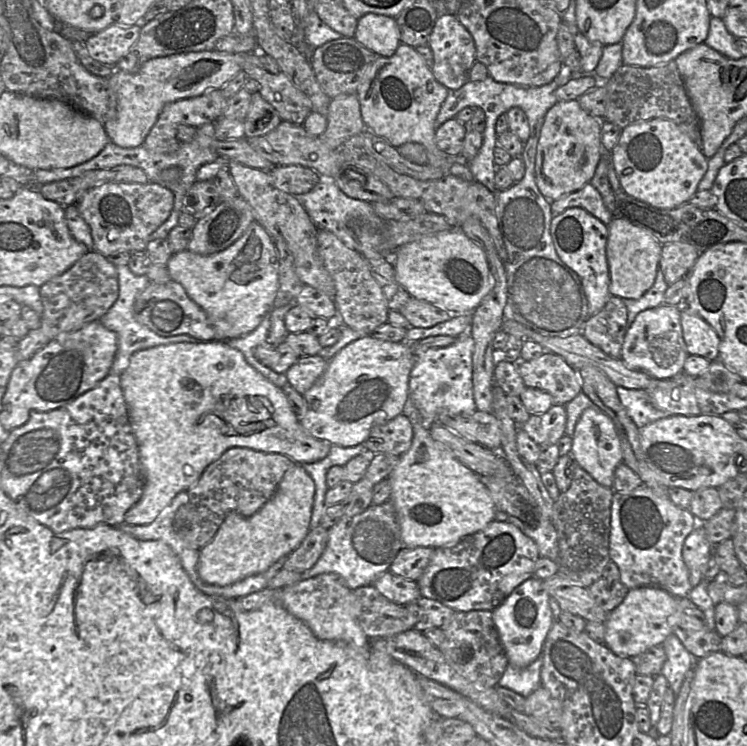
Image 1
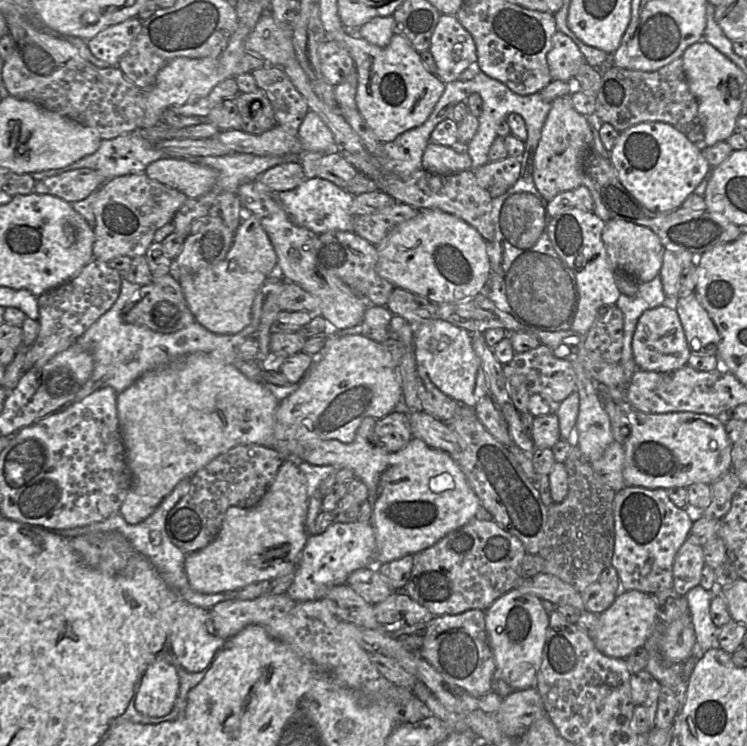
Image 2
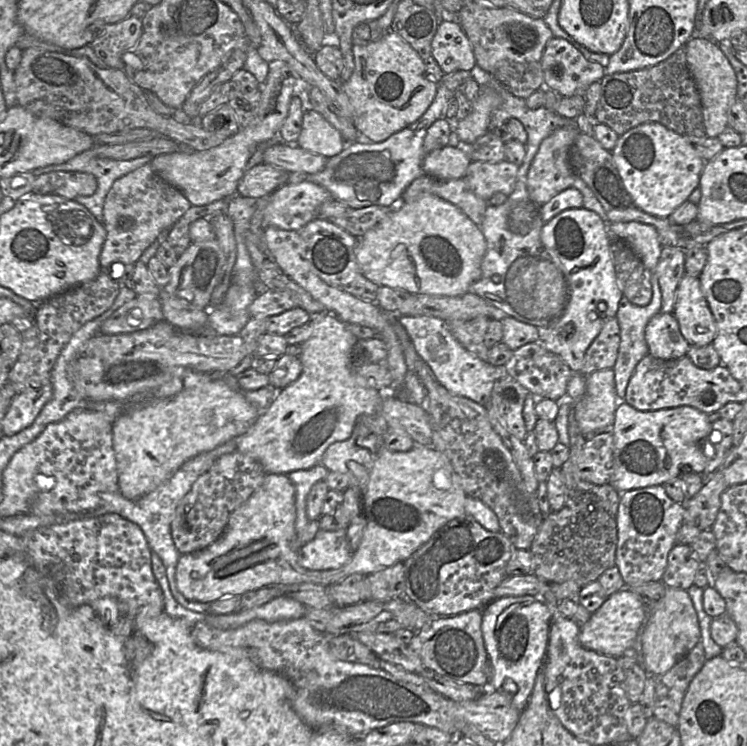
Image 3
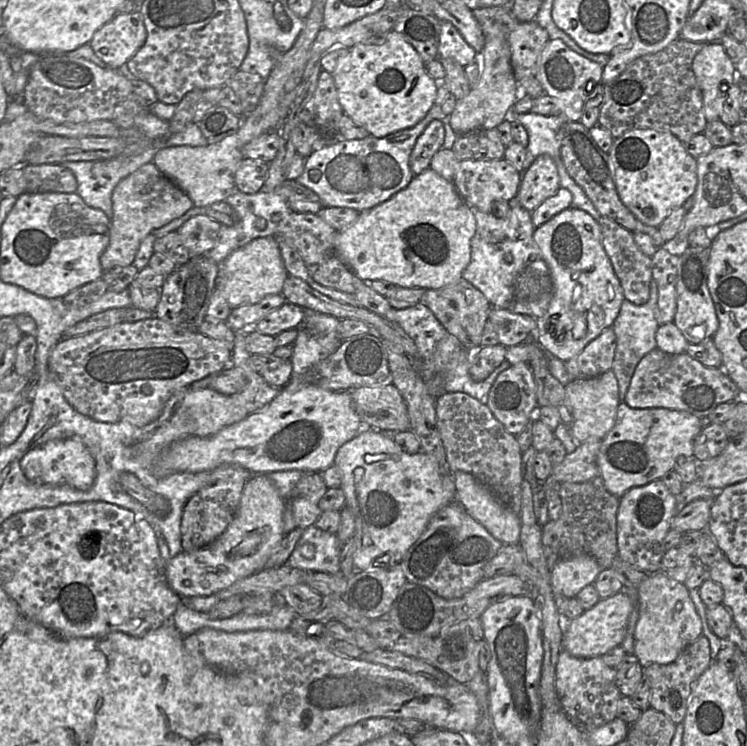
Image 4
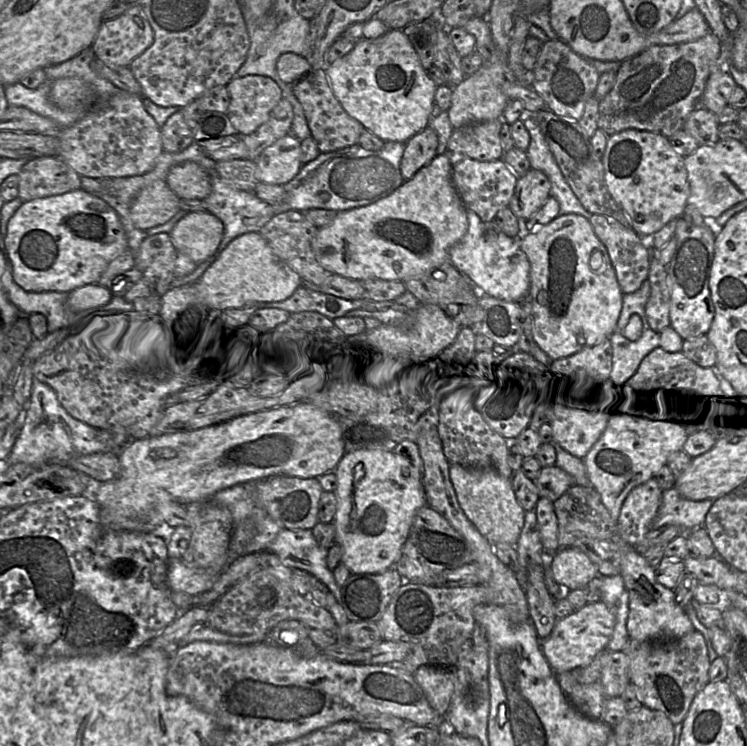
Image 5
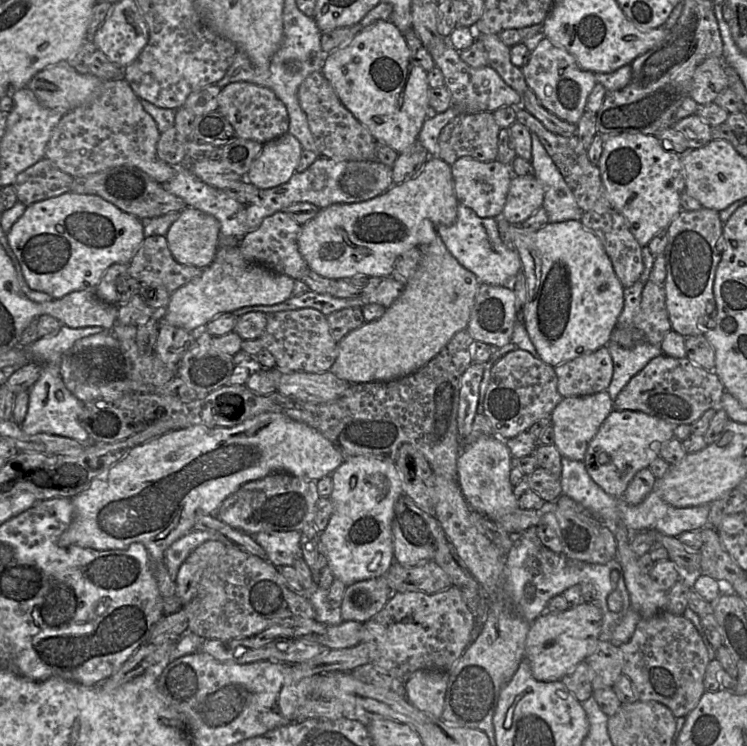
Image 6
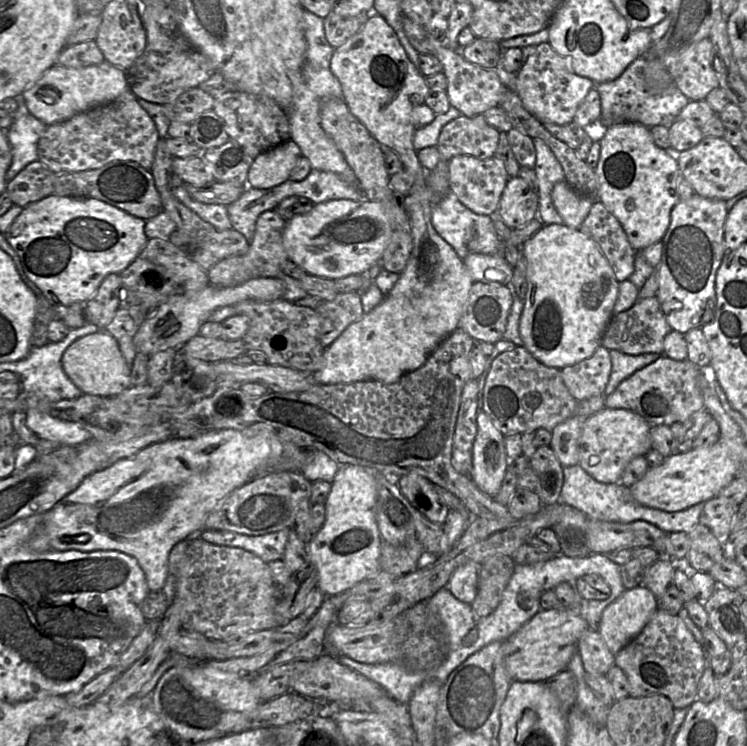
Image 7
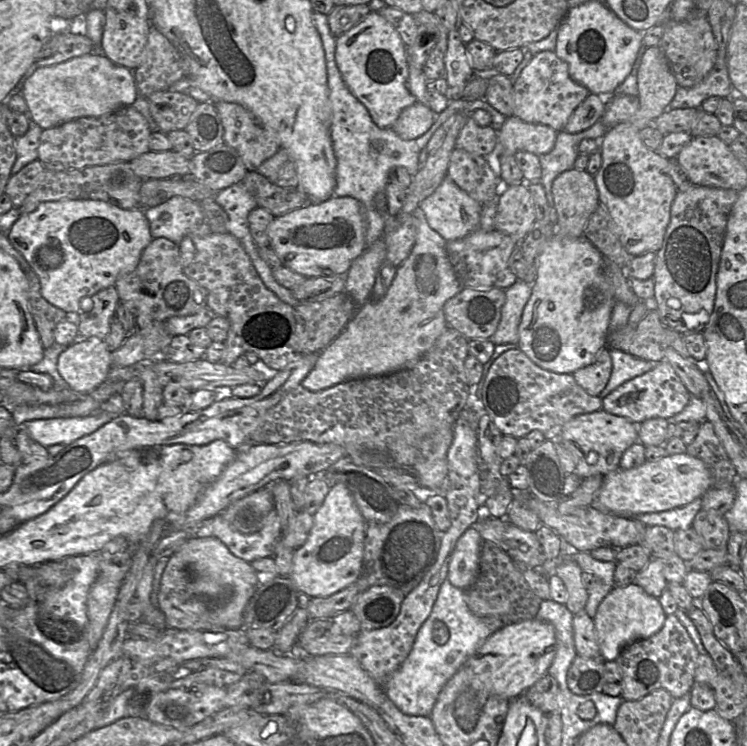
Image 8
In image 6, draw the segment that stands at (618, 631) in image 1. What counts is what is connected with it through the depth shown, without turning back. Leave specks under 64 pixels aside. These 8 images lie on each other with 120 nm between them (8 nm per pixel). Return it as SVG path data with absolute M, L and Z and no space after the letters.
M580 603L576 607L559 613L544 612L535 619L527 634L525 657L529 663L532 676L541 682L558 681L572 671L578 664L585 661L596 649L602 630L602 612L595 604Z

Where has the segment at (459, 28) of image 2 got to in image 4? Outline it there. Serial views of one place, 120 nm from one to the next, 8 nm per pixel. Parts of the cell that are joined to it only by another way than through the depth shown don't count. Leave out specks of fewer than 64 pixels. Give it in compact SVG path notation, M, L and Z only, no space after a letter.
M442 22L437 59L452 58L465 67L476 61L476 54L452 23Z

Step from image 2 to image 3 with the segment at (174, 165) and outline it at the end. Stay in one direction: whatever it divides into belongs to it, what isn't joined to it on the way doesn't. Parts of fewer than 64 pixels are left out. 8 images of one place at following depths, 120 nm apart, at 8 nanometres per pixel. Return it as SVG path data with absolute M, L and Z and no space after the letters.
M284 61L269 63L269 74L261 85L261 99L257 114L246 126L226 138L220 145L204 151L176 151L155 156L151 167L163 180L179 189L193 206L206 205L237 192L247 162L256 148L269 139L281 140L279 130L284 123L294 97L297 75Z

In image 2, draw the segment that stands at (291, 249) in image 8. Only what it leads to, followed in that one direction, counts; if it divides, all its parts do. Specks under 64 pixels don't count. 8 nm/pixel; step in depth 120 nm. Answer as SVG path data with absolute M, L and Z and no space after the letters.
M421 210L416 217L397 226L375 246L379 276L395 288L407 290L436 304L457 303L483 293L490 277L488 242L467 222L440 210Z

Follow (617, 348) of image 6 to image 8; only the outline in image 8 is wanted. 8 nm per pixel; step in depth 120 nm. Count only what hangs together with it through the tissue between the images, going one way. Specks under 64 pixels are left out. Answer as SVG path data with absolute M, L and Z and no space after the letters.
M610 349L610 357L612 361L612 372L607 385L599 395L602 400L623 383L643 375L658 363L637 358L616 349Z

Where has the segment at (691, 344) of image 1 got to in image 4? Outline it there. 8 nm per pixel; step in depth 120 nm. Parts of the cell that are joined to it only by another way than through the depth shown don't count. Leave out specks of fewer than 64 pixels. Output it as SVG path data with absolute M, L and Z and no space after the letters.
M688 246L680 256L676 289L677 310L673 322L691 344L713 339L718 329L718 317L708 288L709 257L709 249L692 246Z

